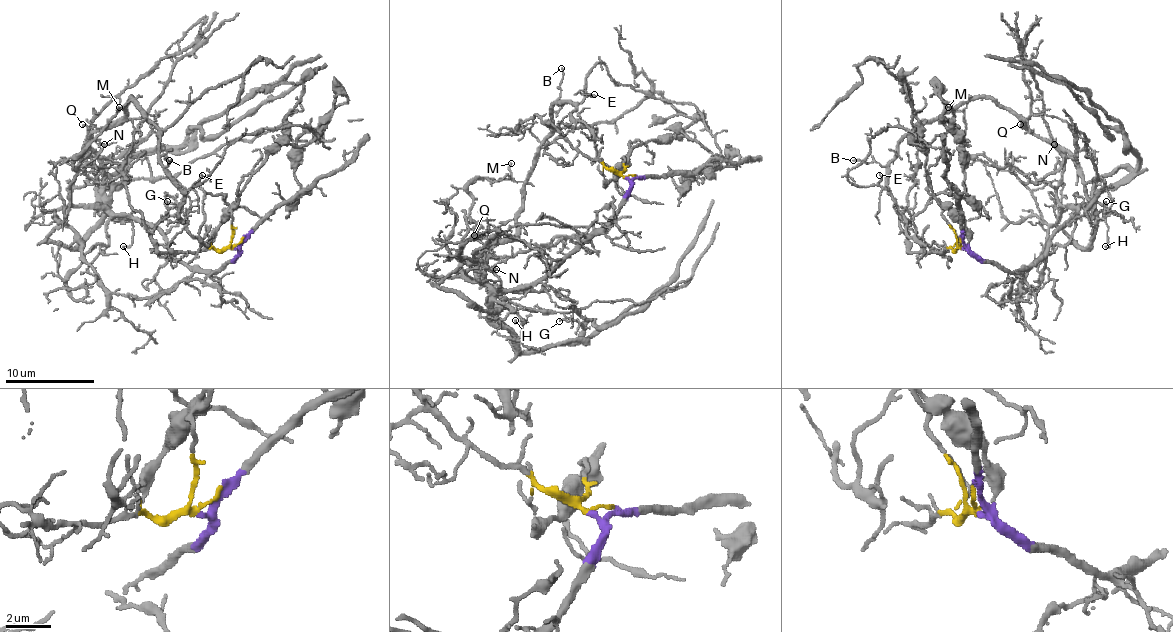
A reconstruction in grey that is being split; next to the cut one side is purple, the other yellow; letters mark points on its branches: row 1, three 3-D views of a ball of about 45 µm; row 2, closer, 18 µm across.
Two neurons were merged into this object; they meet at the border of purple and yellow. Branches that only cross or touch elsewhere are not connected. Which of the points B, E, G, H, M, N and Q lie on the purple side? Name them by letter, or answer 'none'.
G, H, M, N

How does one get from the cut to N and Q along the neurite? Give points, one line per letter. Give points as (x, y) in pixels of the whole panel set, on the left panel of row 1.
N: (234, 248), (216, 270), (189, 270), (155, 228), (77, 207), (71, 183), (82, 145), (89, 136), (104, 145)
Q: (231, 248), (169, 245), (184, 225), (182, 196), (160, 158), (160, 132), (131, 98), (120, 118), (82, 125)

